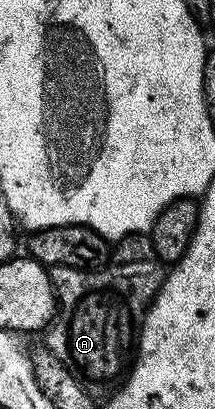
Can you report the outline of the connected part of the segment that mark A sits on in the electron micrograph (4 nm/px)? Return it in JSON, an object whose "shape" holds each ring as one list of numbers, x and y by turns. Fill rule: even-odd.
{"shape":[[145,235,124,238,112,250,109,262,99,269,52,266,49,269,49,278,53,280,53,289,57,292,59,312,52,325,44,330,44,344,55,355,55,359,66,365,74,377,86,386,111,384,117,376,120,378,126,372,131,350,139,337,141,322,145,320,149,304,157,297,165,274,163,263,155,255,152,240]]}

